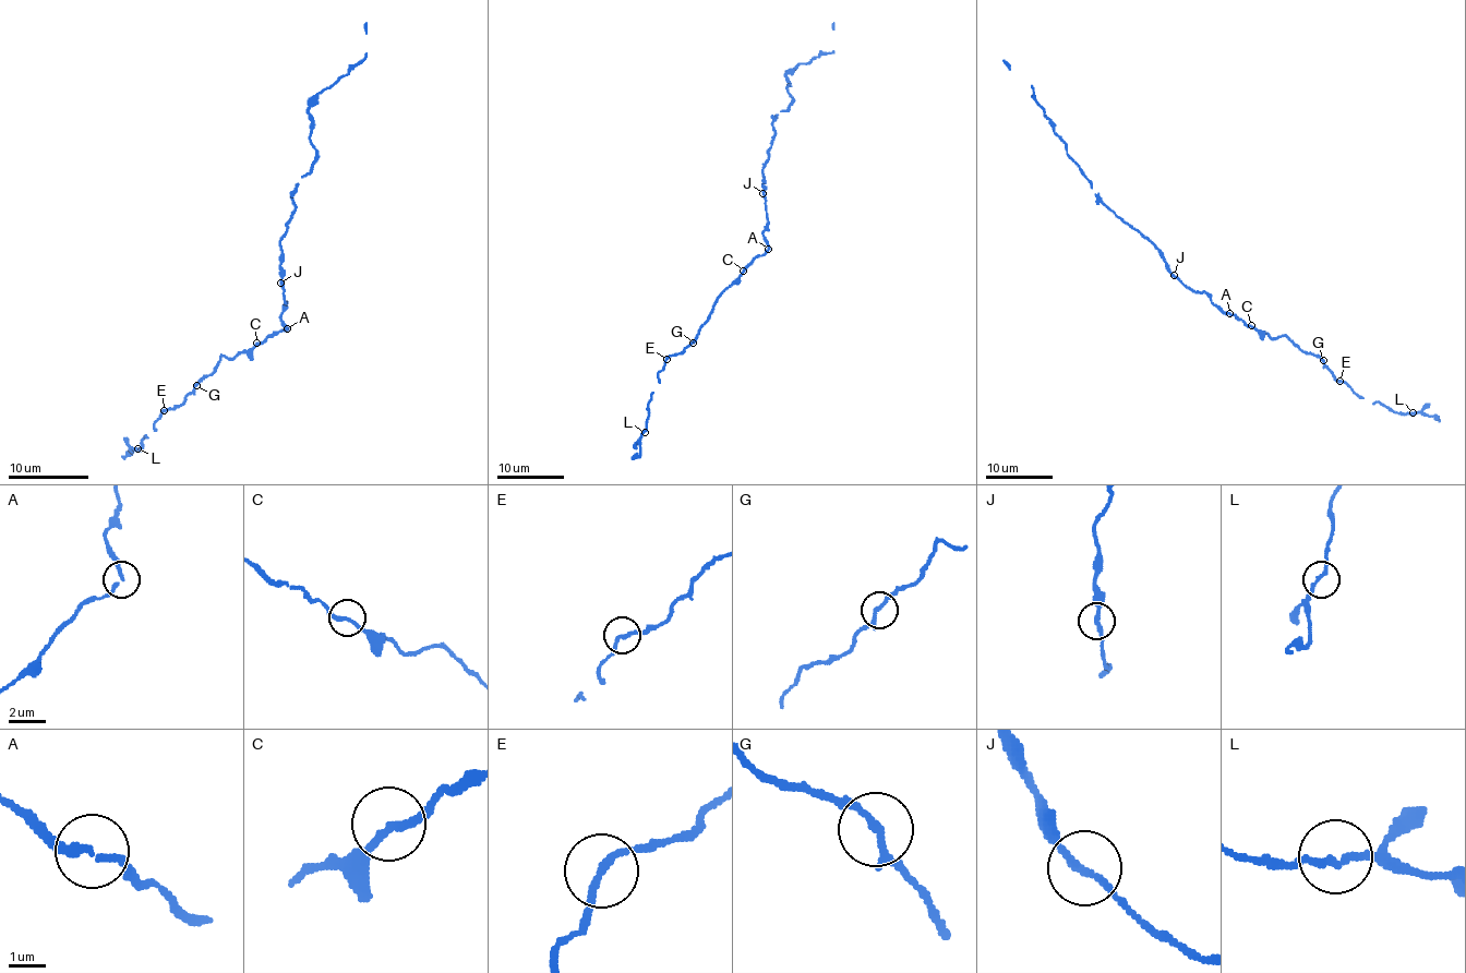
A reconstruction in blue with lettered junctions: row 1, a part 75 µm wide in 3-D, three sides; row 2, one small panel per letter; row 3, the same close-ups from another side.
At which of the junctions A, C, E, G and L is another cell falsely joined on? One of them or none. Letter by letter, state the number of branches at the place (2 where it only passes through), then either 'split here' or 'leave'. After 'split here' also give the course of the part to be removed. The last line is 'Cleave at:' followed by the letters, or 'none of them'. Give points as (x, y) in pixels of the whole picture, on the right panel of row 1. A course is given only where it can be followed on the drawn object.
A: 2 branches meet; leave
C: 2 branches meet; leave
E: 2 branches meet; leave
G: 2 branches meet; leave
L: 2 branches meet; leave
Cleave at: none of them

